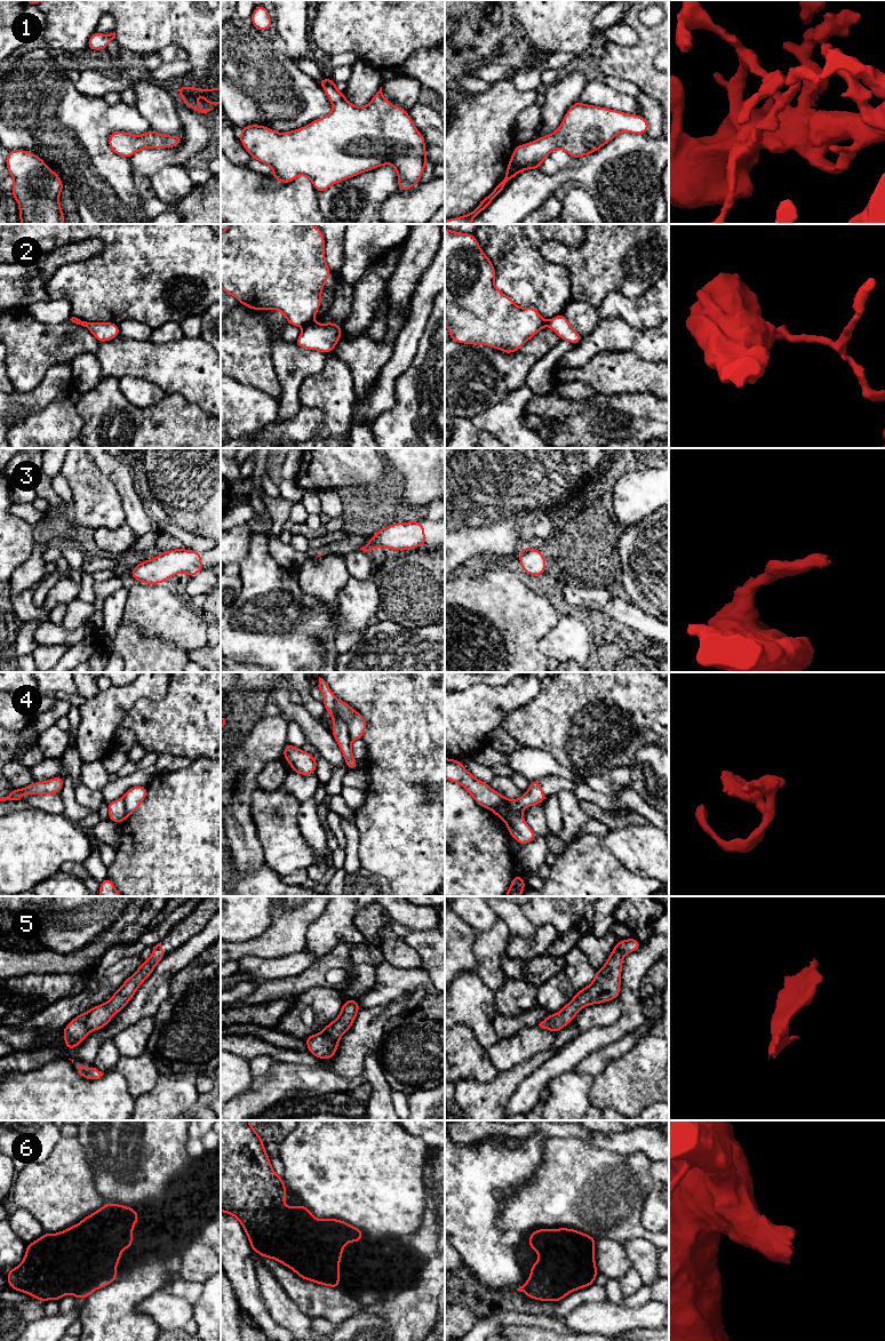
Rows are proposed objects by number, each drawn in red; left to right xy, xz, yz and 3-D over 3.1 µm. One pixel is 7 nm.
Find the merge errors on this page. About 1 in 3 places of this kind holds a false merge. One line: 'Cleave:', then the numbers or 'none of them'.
Cleave: 2, 4

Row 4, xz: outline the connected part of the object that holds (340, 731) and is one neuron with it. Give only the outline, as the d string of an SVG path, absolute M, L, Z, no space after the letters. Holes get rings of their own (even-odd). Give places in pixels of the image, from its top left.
M319 677L319 685L318 685L320 692L324 695L324 707L326 711L330 712L330 718L334 720L334 726L332 728L332 734L335 737L343 756L345 759L345 764L348 769L358 769L358 763L356 761L352 749L351 749L351 739L350 739L350 732L342 719L342 717L338 713L338 710L335 705L335 695L329 688L328 684Z

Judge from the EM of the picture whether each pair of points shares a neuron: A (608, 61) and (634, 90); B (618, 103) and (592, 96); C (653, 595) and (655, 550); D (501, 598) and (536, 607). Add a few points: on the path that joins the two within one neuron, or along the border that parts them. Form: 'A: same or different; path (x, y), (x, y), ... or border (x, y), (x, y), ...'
A: different; border (602, 76), (629, 79), (640, 90)
B: same; path (612, 98), (598, 96)
C: same; path (654, 583), (655, 561)
D: same; path (510, 607), (527, 607)

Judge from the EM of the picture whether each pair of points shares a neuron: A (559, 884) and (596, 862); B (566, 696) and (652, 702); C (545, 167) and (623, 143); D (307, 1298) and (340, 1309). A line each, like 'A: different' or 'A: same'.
A: same
B: same
C: different
D: same

